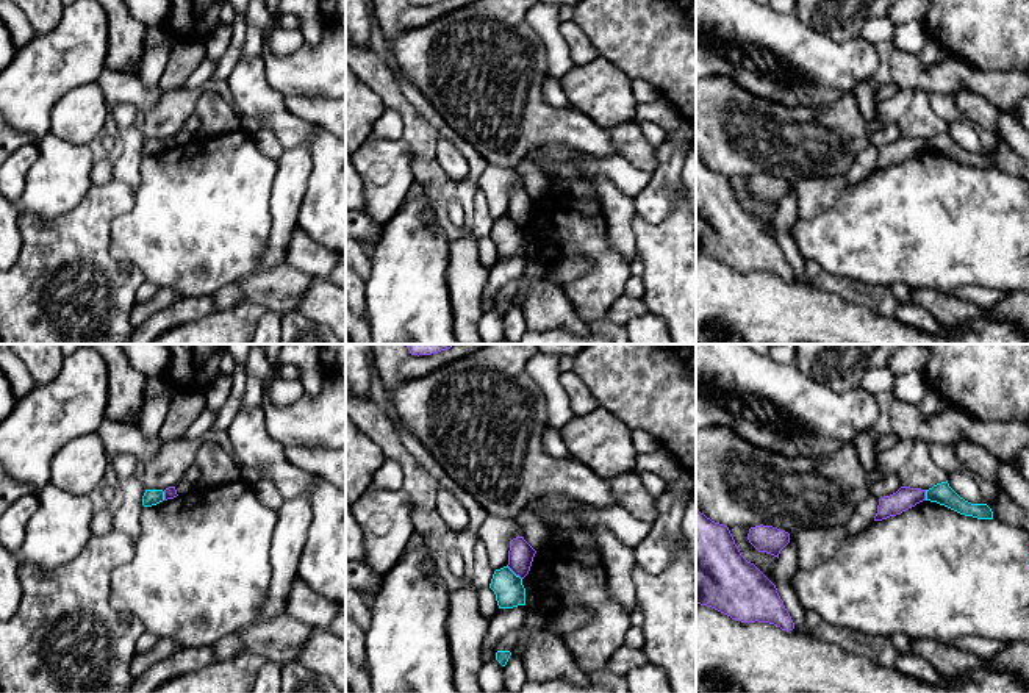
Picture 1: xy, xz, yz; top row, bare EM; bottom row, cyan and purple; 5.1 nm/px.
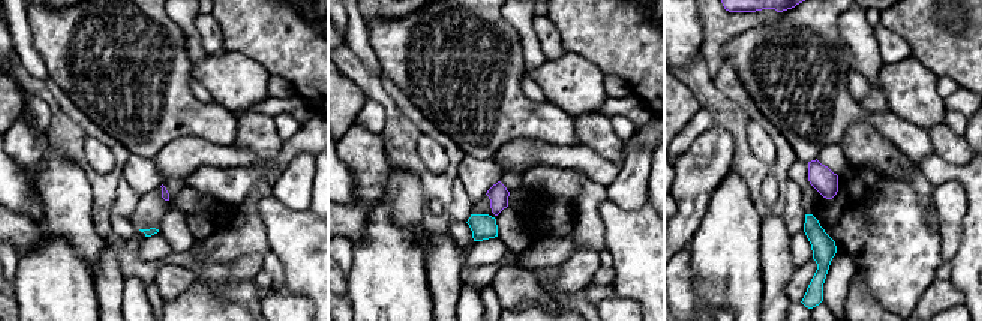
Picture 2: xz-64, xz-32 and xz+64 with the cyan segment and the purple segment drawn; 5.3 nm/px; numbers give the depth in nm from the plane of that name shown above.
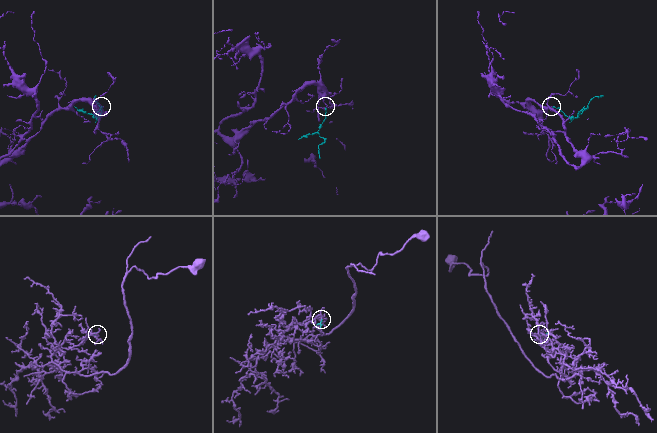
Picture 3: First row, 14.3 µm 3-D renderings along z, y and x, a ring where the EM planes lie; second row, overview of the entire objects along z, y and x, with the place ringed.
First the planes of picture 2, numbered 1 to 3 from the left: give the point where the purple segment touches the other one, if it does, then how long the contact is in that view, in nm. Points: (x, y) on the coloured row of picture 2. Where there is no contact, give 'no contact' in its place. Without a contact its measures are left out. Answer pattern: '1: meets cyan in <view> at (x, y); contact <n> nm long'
1: no contact
2: no contact
3: no contact

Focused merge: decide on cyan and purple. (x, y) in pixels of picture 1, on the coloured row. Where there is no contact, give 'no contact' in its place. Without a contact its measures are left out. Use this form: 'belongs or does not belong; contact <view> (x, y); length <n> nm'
does not belong; contact xz (513, 573); length 110 nm

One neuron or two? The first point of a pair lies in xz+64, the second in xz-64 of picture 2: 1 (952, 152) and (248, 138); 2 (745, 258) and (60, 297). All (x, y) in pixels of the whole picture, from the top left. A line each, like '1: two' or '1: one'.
1: one
2: one

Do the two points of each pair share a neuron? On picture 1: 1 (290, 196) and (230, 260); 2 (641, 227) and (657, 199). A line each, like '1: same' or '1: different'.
1: different
2: different

